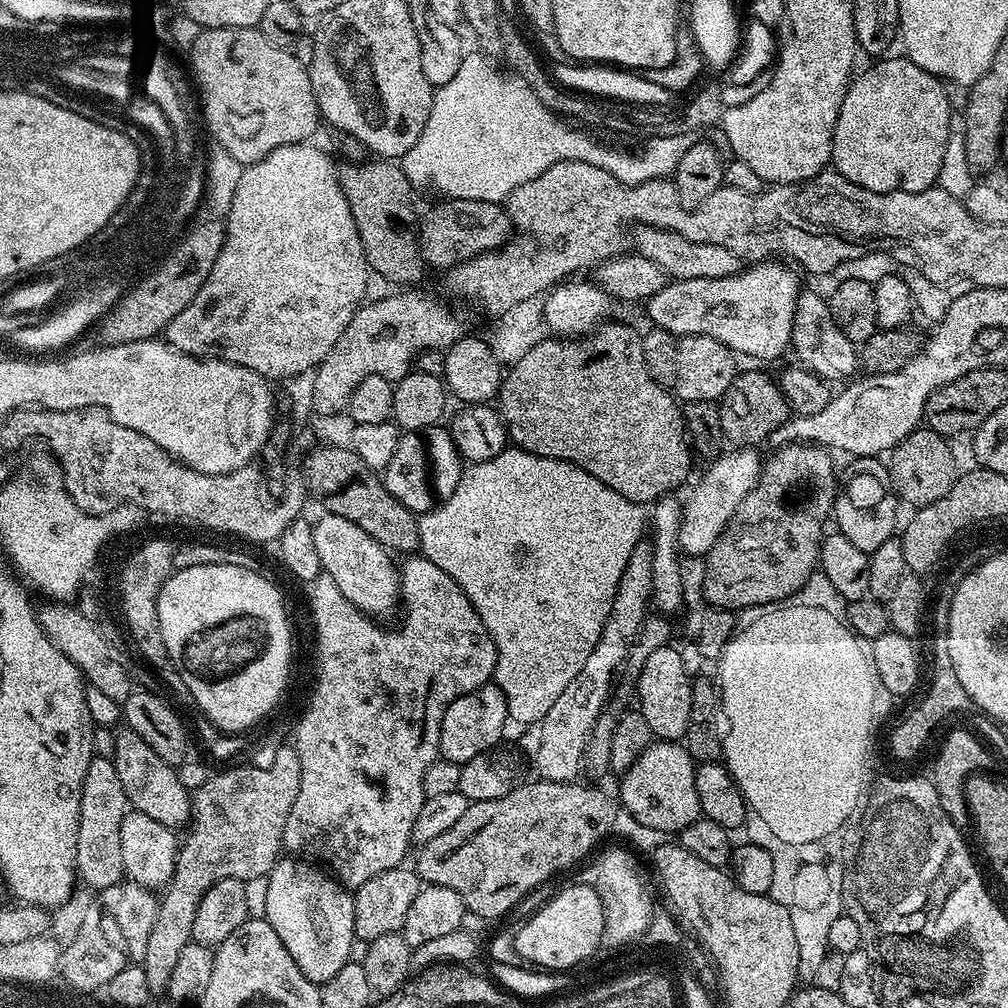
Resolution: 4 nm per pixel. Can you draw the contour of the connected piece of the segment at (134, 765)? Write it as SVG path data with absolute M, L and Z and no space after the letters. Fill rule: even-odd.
M130 730L116 732L112 761L118 770L118 778L122 781L122 790L126 790L129 805L135 811L154 818L154 822L162 822L162 826L173 830L187 825L190 820L190 792L179 780L177 769L173 765L162 762L138 734Z

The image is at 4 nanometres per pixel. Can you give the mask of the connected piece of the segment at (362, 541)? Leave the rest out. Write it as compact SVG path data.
M331 514L321 517L312 528L323 575L334 578L334 582L338 582L338 590L342 590L342 594L346 594L346 598L350 598L350 602L354 602L354 606L368 616L381 618L401 607L400 573L397 561L391 560L393 557L389 549L370 538L362 526L354 526L354 522L346 518Z

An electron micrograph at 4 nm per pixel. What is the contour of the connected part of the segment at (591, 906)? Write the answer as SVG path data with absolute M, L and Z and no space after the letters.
M572 882L572 892L564 889L564 896L548 908L536 909L536 920L524 924L525 932L520 932L520 958L523 961L540 960L539 967L549 970L553 964L572 964L583 956L591 944L600 936L600 912L602 898L590 885Z

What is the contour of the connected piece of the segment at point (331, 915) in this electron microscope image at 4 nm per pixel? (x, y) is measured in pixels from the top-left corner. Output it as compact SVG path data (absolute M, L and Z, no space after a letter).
M304 858L277 860L267 878L266 914L263 919L267 920L270 926L274 926L274 934L278 934L278 938L282 938L282 946L286 946L286 950L290 950L290 958L294 958L294 962L298 962L298 970L302 970L302 974L306 974L306 978L310 978L310 982L322 986L327 980L334 978L334 974L338 974L338 970L342 970L342 966L346 966L350 962L352 942L356 939L353 893L345 888L339 880L329 875L323 867Z

